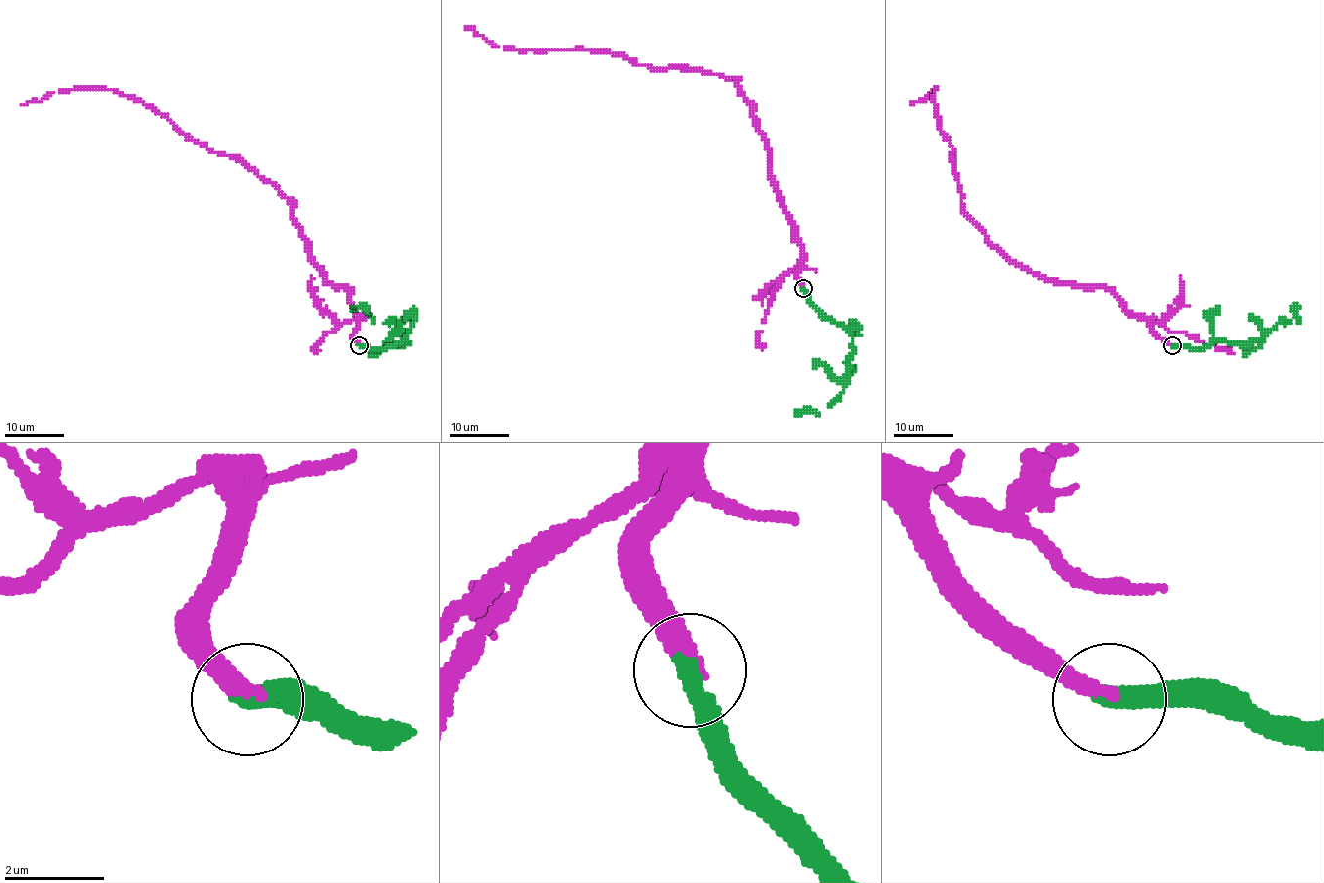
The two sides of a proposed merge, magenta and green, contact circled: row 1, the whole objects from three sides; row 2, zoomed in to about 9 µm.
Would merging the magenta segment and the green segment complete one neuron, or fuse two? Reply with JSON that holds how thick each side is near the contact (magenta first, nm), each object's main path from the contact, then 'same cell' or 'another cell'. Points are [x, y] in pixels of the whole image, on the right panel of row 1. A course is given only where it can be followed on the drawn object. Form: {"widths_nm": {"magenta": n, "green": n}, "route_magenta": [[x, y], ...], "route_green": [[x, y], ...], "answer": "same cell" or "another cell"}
{"widths_nm": {"magenta": 320, "green": 440}, "route_magenta": [[1172, 345], [1112, 293], [1041, 279], [1018, 267], [963, 211], [953, 153], [938, 125], [935, 89], [910, 105]], "route_green": [[1172, 345], [1201, 348], [1265, 336], [1282, 322], [1296, 319], [1293, 309], [1300, 308]], "answer": "same cell"}

